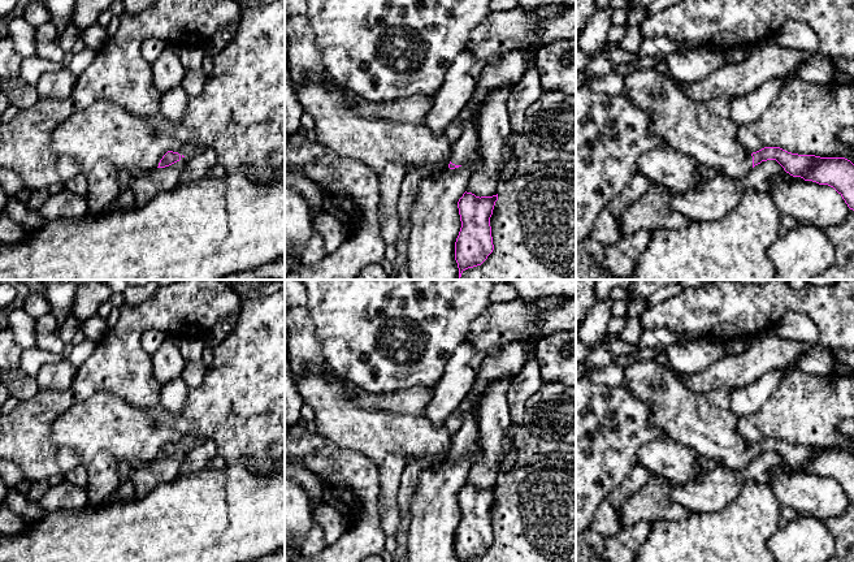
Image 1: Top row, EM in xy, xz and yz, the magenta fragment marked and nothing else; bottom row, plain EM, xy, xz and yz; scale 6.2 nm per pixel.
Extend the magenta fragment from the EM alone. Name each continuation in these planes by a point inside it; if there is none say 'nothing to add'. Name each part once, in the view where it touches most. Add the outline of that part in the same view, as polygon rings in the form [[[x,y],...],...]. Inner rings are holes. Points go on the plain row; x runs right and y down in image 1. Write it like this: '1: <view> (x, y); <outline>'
1: yz (702, 420); [[[654,359],[634,362],[625,367],[623,385],[650,407],[650,424],[663,435],[693,449],[708,459],[720,461],[724,467],[745,470],[753,461],[751,444],[737,432],[738,416],[731,411],[731,393],[727,390],[692,392],[680,372],[669,364],[660,366]]]

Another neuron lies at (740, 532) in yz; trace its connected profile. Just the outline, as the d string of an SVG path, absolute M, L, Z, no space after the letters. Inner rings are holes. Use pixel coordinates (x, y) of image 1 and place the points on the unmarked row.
M750 481L737 498L718 513L693 513L681 520L656 520L651 524L646 542L640 548L636 562L776 562L768 541L780 528L781 503L768 484Z

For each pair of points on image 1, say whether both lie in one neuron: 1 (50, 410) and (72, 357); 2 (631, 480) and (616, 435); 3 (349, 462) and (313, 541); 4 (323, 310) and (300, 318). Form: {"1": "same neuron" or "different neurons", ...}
{"1": "different neurons", "2": "different neurons", "3": "different neurons", "4": "different neurons"}

